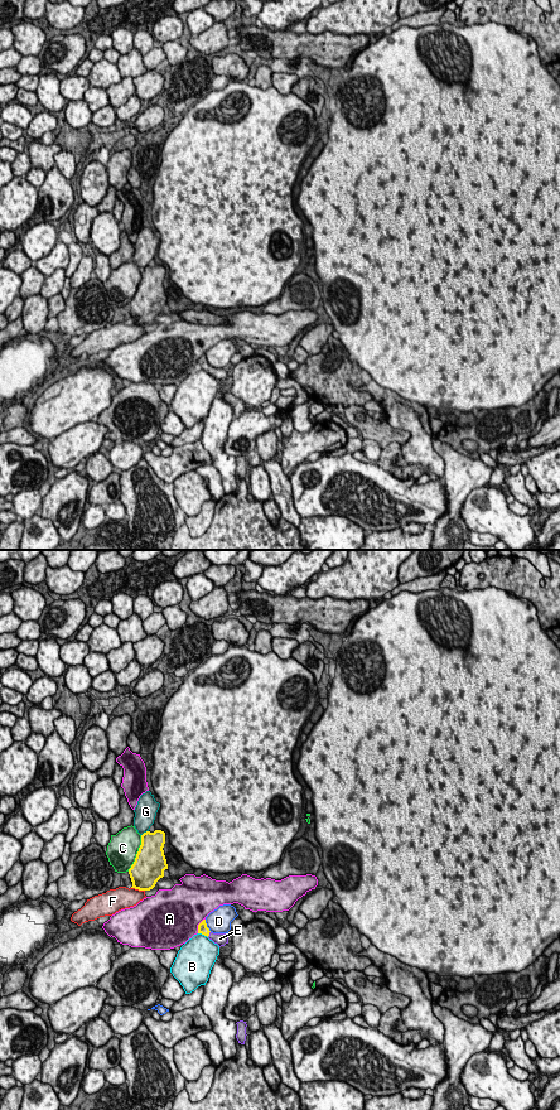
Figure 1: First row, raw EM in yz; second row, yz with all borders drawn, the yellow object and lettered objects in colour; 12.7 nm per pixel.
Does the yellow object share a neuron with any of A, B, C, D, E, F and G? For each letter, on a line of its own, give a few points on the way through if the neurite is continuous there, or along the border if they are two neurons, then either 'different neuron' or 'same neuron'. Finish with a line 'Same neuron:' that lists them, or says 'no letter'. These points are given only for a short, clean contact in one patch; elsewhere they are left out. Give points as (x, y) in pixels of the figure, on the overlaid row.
A: different neuron
B: along yz (198, 932), (207, 937) | different neuron
C: different neuron
D: different neuron
E: across yz (202, 927), (208, 934), (220, 939) | same neuron
F: different neuron
G: different neuron
Same neuron: E

